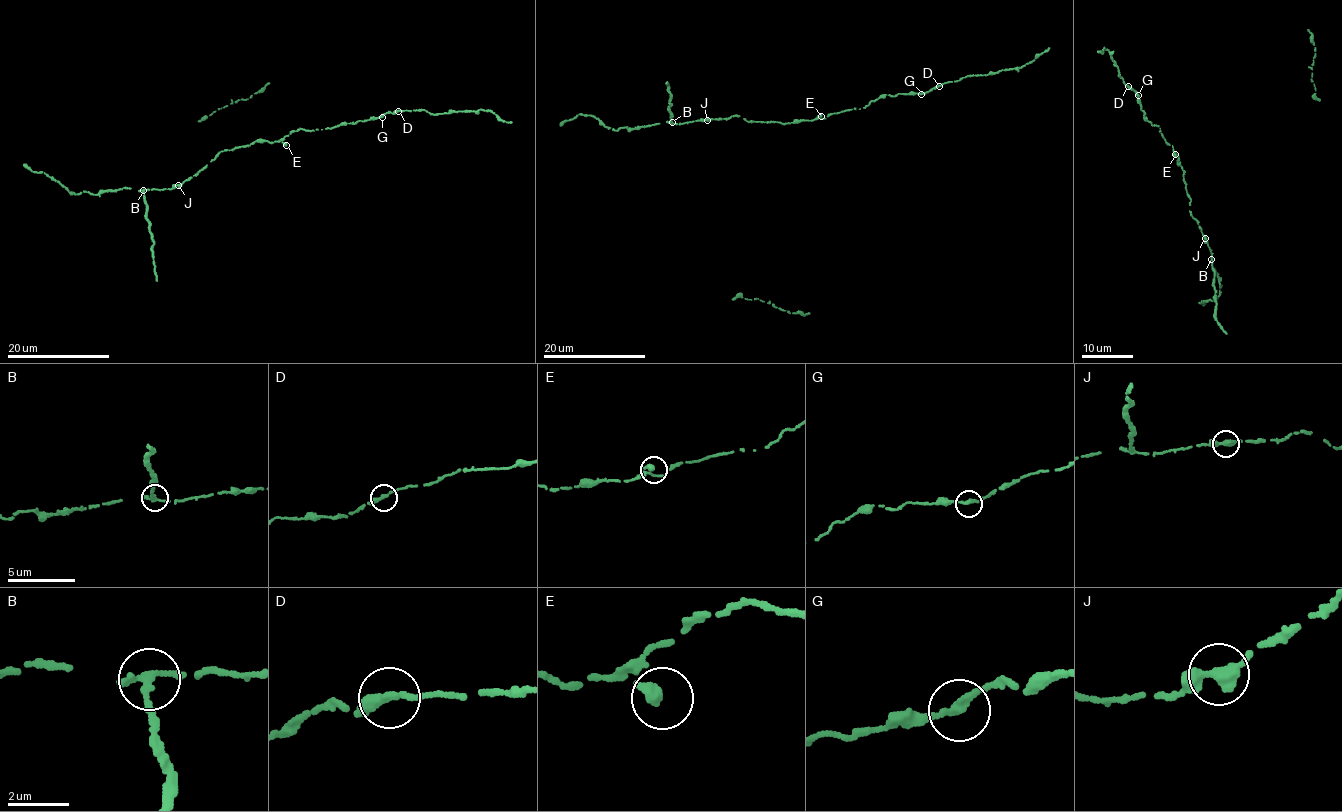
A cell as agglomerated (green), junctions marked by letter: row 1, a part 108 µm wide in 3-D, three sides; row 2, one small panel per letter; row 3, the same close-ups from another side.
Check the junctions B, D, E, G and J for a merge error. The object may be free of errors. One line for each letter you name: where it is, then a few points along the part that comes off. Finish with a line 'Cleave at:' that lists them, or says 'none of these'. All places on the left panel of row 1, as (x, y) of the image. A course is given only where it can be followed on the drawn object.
B: (143, 190) | (143, 190), (157, 281)
Cleave at: B

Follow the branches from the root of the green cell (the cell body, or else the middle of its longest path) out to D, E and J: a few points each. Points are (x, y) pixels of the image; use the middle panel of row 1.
D: (790, 123), (864, 108), (885, 95), (919, 93), (939, 86)
E: (790, 123), (821, 116)
J: (790, 123), (747, 121), (737, 115), (707, 119)

